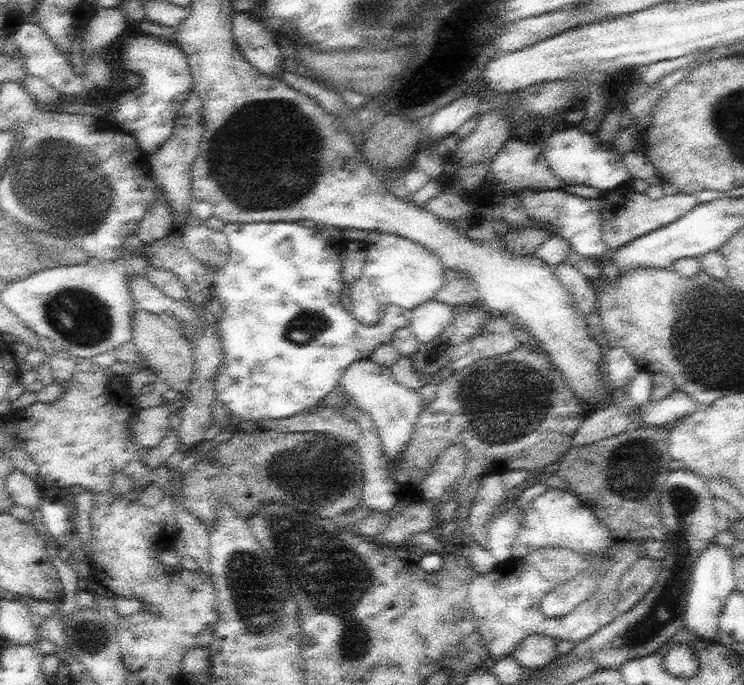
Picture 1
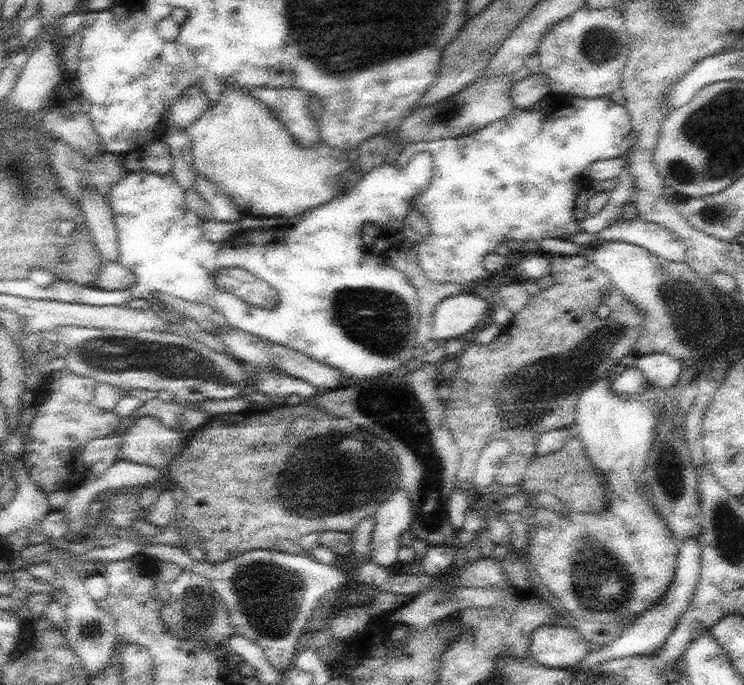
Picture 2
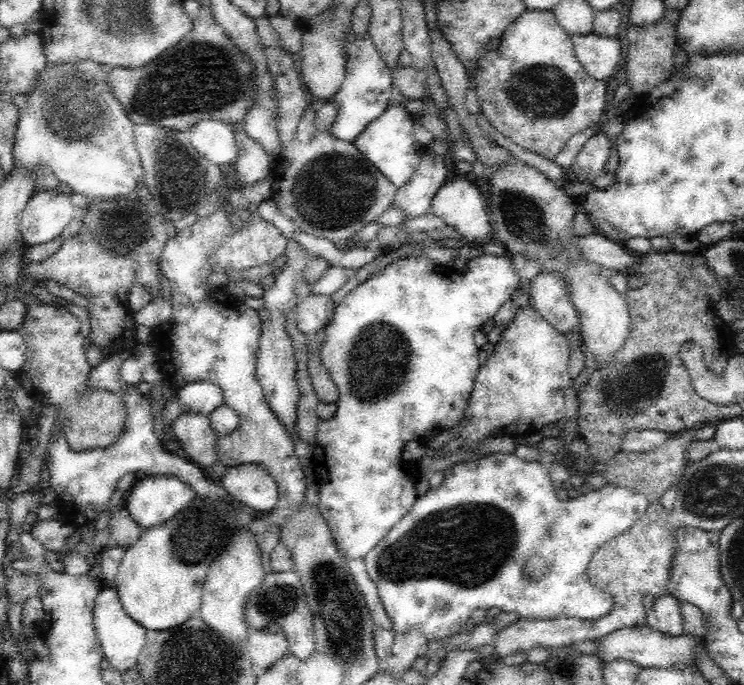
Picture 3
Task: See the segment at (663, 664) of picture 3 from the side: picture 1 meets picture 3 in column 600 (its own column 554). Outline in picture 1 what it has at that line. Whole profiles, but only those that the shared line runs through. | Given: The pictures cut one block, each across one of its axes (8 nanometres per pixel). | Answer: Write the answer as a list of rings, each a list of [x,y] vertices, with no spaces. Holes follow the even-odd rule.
[[[530,635],[516,648],[512,656],[527,669],[544,668],[559,656],[556,652],[557,641],[551,636]]]

